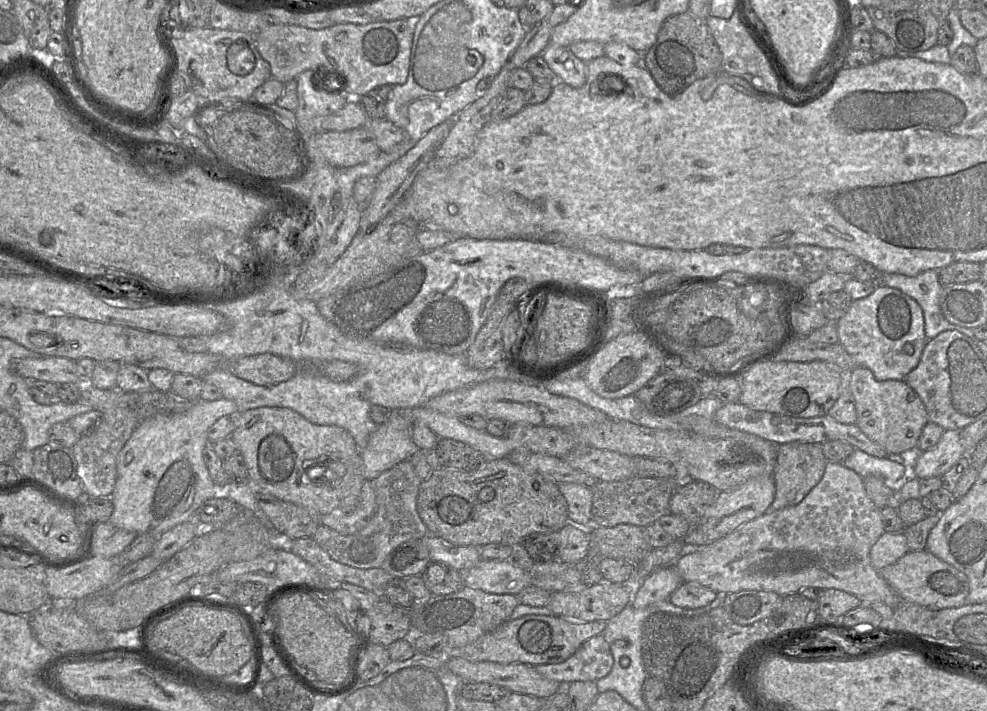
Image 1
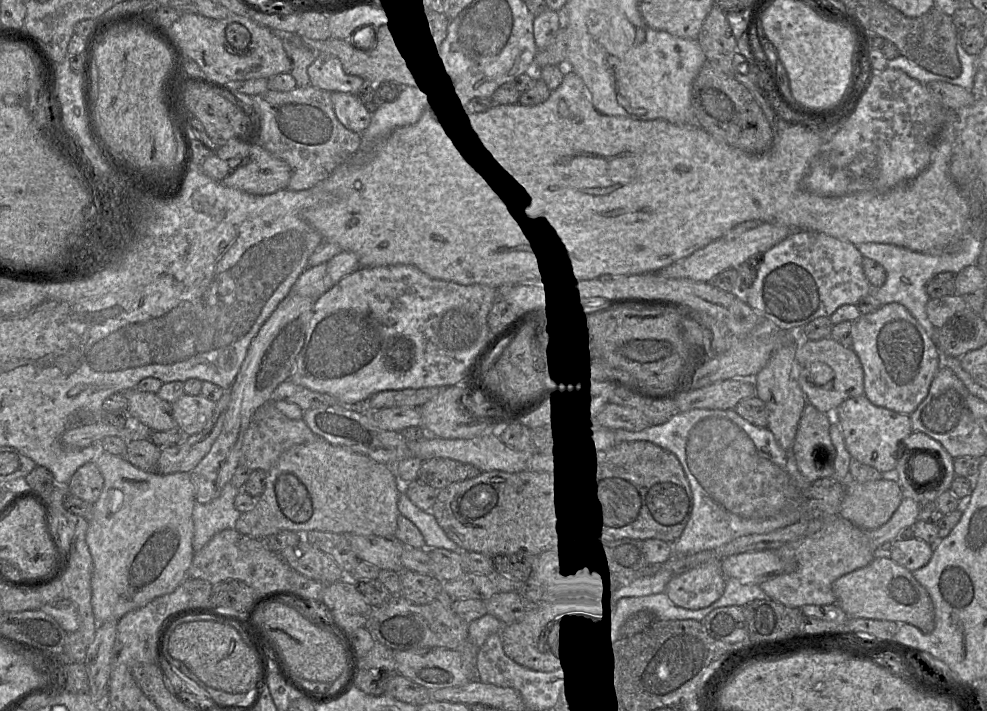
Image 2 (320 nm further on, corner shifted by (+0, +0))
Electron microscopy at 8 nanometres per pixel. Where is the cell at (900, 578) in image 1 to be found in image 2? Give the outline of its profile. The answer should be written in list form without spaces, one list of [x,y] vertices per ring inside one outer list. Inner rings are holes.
[[[878,553],[868,565],[836,579],[832,584],[832,591],[836,604],[849,618],[909,623],[925,633],[934,629],[934,605],[928,591],[908,569],[894,562],[885,553]]]

